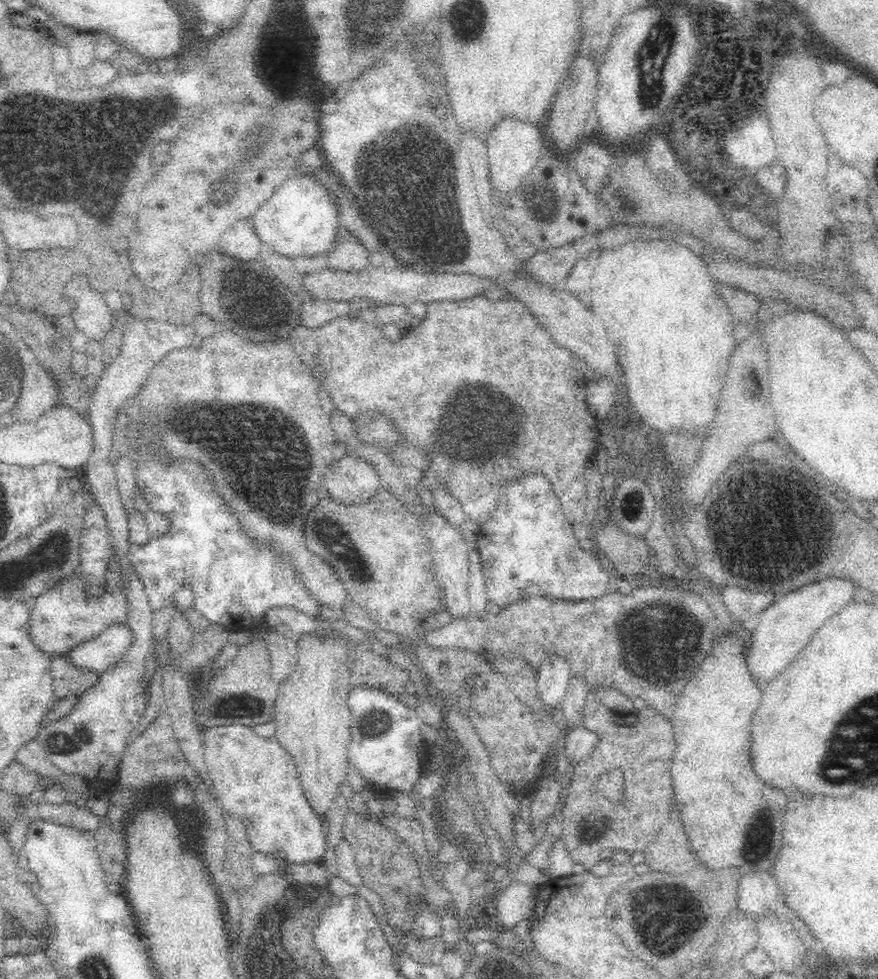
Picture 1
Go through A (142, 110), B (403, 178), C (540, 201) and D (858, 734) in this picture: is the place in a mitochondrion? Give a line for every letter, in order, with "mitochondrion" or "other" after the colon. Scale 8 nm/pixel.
A: other
B: mitochondrion
C: mitochondrion
D: mitochondrion

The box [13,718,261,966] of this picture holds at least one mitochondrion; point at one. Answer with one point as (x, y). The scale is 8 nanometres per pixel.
(65, 742)

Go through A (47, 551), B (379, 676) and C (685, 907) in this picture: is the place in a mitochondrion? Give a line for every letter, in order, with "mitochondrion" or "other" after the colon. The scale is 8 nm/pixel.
A: mitochondrion
B: other
C: other

